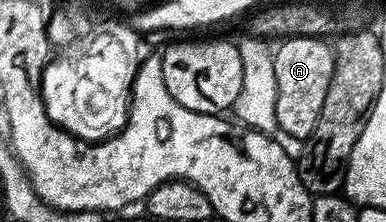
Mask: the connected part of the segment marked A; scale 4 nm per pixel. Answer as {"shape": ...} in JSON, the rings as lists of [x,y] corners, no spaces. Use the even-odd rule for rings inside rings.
{"shape":[[[286,37],[278,45],[281,46],[273,49],[277,128],[289,137],[308,139],[317,126],[319,111],[323,111],[327,87],[331,87],[331,75],[335,71],[333,46],[320,37]]]}

